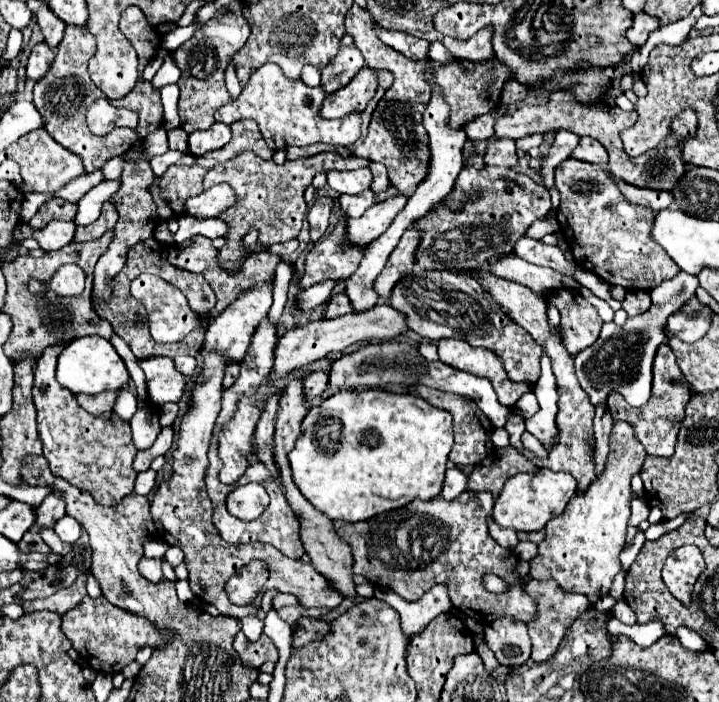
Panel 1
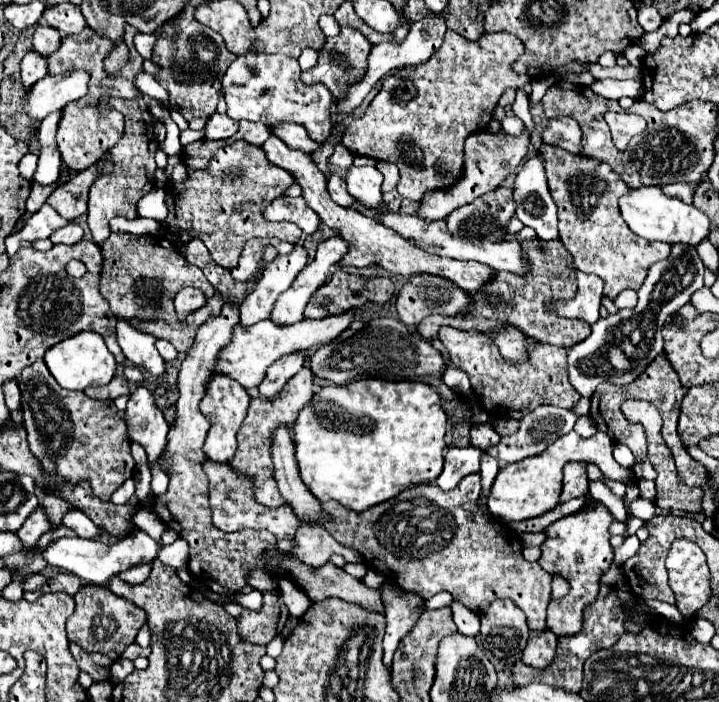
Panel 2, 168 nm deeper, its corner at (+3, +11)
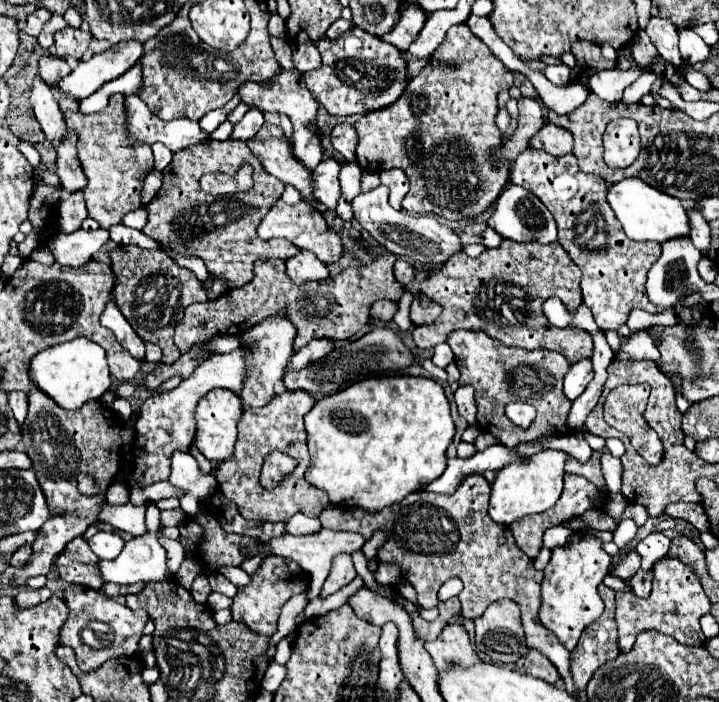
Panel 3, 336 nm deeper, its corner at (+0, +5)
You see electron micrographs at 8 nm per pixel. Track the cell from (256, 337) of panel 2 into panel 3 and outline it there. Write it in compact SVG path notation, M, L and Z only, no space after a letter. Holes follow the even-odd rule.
M238 348L230 354L212 354L196 366L196 370L182 380L174 390L156 394L142 404L142 418L136 420L136 438L134 438L134 470L130 478L140 486L150 486L170 476L170 458L176 450L188 452L194 442L196 422L192 418L192 408L196 402L214 388L226 388L238 394L244 382L244 352L248 348Z

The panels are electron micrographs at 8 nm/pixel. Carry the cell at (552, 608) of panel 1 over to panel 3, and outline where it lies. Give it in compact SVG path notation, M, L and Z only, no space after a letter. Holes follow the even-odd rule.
M530 650L526 660L528 660L528 662L524 662L526 674L536 676L548 684L556 684L560 680L558 670L552 666L552 662L548 662L548 658L544 658L542 654L536 654L536 650Z

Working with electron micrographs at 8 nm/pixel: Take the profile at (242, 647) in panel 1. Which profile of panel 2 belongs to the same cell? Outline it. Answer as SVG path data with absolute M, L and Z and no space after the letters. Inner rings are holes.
M279 590L263 594L263 608L259 612L245 610L237 620L237 628L243 642L267 646L277 634L281 634L289 618L289 610L281 600Z

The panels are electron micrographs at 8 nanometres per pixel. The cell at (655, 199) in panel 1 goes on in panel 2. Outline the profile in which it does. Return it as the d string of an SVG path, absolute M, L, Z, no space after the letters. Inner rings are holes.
M667 184L667 186L661 186L661 190L663 190L663 194L681 198L687 204L691 204L691 200L693 200L693 184Z

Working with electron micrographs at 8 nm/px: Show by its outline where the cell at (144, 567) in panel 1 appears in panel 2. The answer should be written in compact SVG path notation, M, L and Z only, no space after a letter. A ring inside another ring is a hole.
M143 562L143 564L131 566L129 570L121 572L119 576L121 576L121 580L125 580L125 582L129 582L129 584L141 584L141 582L145 582L145 580L149 578L149 572L151 572L151 564Z

